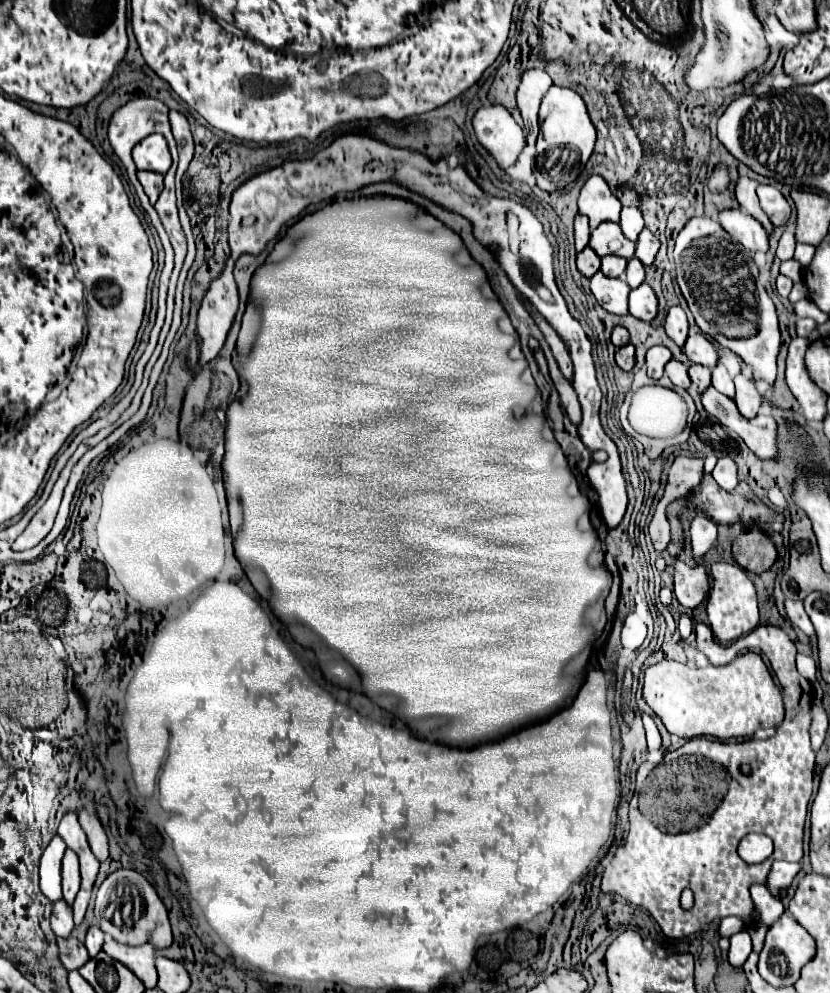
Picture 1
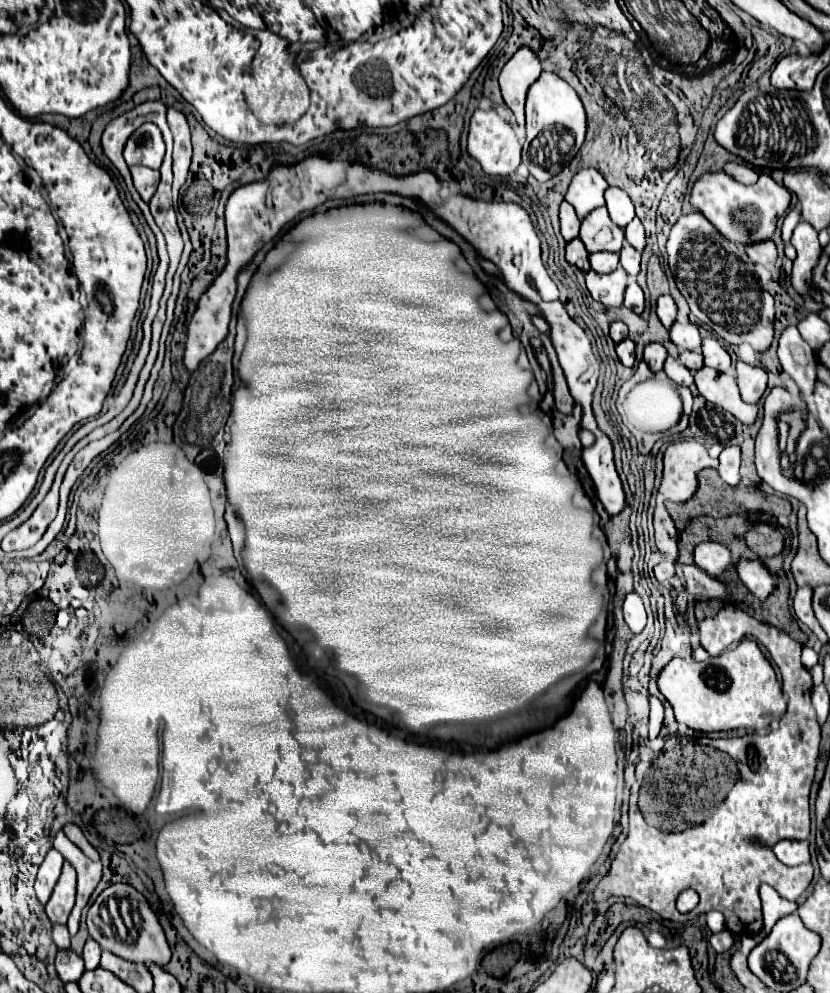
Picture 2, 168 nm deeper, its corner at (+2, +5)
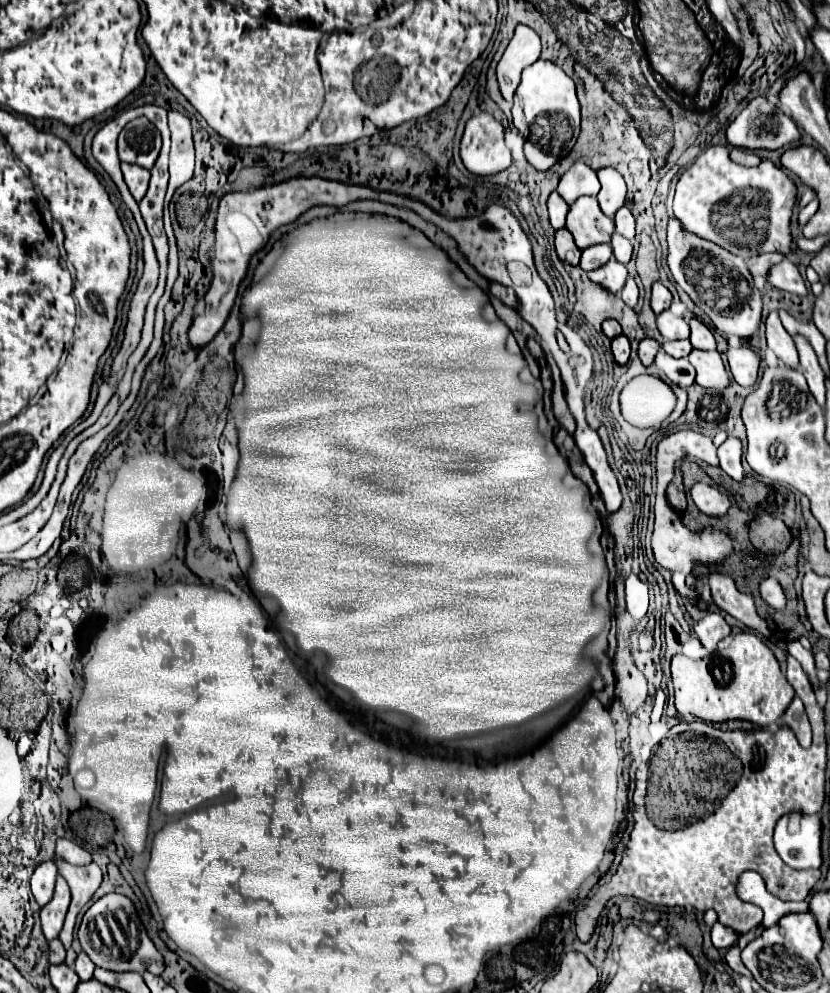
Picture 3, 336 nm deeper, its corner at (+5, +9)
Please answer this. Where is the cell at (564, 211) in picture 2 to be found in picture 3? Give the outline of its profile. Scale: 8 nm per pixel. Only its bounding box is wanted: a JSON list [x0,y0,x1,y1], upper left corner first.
[548,191,568,229]

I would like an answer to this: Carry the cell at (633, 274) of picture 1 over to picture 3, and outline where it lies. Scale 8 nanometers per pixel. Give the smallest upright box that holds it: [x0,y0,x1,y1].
[612,233,632,265]

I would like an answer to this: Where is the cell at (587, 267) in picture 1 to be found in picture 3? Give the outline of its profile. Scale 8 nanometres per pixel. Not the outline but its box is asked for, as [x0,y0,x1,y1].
[556,229,580,265]

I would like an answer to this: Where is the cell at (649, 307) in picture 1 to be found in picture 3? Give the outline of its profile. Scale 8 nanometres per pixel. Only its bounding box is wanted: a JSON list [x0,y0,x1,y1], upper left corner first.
[620,277,638,307]

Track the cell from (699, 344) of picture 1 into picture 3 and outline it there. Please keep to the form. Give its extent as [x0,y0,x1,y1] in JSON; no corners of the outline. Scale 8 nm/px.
[658,311,690,341]

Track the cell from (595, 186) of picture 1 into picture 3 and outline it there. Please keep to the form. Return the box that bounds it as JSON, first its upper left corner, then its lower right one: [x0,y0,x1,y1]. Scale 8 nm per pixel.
[556,161,600,205]

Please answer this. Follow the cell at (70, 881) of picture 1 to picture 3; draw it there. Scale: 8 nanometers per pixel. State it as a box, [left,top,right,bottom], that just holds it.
[40,875,70,939]

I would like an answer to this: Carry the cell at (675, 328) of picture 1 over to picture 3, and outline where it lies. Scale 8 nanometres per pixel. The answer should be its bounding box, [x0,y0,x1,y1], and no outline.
[652,283,672,315]

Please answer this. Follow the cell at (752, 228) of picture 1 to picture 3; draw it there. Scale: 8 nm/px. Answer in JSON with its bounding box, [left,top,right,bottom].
[766,261,808,295]

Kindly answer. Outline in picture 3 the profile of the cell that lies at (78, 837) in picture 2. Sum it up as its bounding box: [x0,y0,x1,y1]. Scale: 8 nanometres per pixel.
[56,837,92,865]

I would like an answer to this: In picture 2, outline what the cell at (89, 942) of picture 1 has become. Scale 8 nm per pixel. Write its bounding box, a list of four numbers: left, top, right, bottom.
[81,939,101,971]

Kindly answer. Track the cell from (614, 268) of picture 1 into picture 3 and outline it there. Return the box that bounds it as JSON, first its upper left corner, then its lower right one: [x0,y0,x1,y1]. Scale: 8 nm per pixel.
[580,245,612,271]

